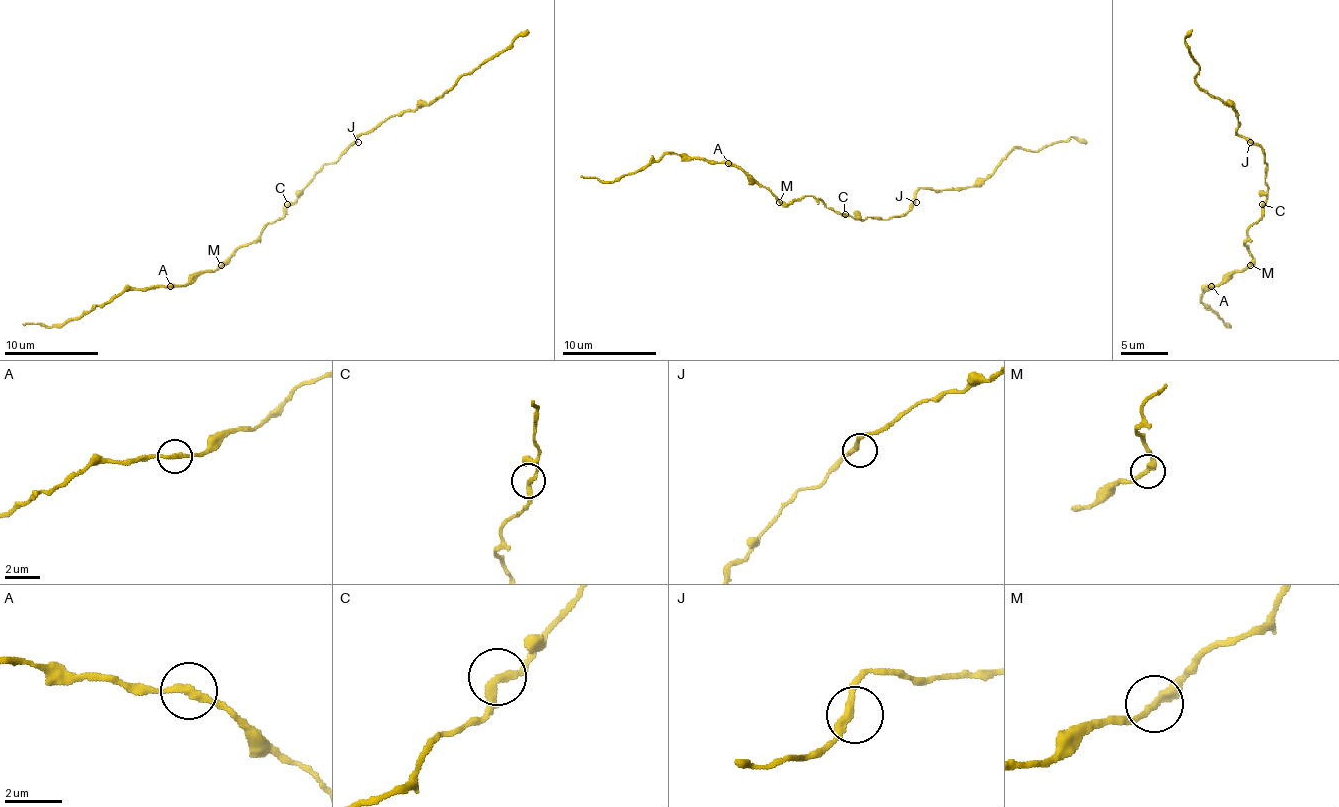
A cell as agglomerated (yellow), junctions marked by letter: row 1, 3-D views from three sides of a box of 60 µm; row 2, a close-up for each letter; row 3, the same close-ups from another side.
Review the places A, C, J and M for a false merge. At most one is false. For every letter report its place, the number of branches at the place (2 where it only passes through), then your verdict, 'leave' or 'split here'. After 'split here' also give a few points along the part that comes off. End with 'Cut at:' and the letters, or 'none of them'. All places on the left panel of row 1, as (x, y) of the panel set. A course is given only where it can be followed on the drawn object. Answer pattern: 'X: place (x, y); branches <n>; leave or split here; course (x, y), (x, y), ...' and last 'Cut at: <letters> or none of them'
A: place (170, 286); branches 2; leave
C: place (287, 204); branches 2; leave
J: place (358, 142); branches 2; leave
M: place (221, 265); branches 2; leave
Cut at: none of them

